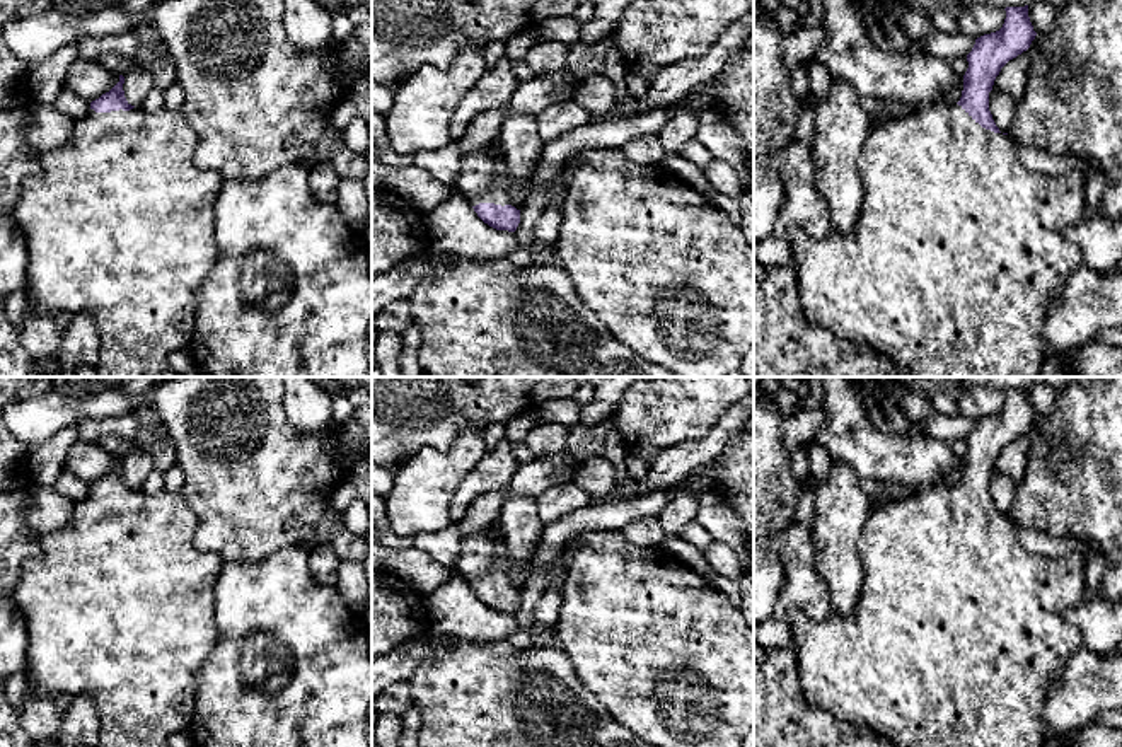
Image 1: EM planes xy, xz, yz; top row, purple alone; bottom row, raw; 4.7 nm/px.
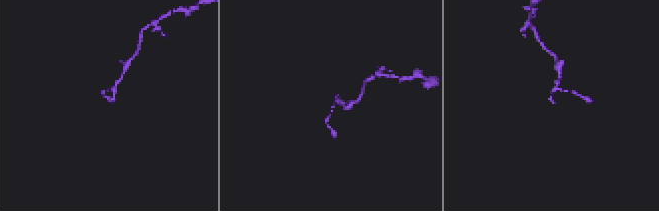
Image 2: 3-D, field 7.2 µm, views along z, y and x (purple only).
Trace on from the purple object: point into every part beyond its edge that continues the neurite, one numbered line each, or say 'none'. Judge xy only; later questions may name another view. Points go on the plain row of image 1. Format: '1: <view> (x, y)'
1: xy (120, 606)

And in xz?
1: xz (485, 560)

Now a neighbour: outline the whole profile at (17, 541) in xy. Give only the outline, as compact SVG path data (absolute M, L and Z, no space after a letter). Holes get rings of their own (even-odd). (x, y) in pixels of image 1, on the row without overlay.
M0 377L0 680L26 669L29 634L14 600L14 592L24 563L39 554L39 532L26 522L34 484L26 466L29 447L10 433L3 421L3 411L15 399L32 397L48 392L51 387L53 377Z

